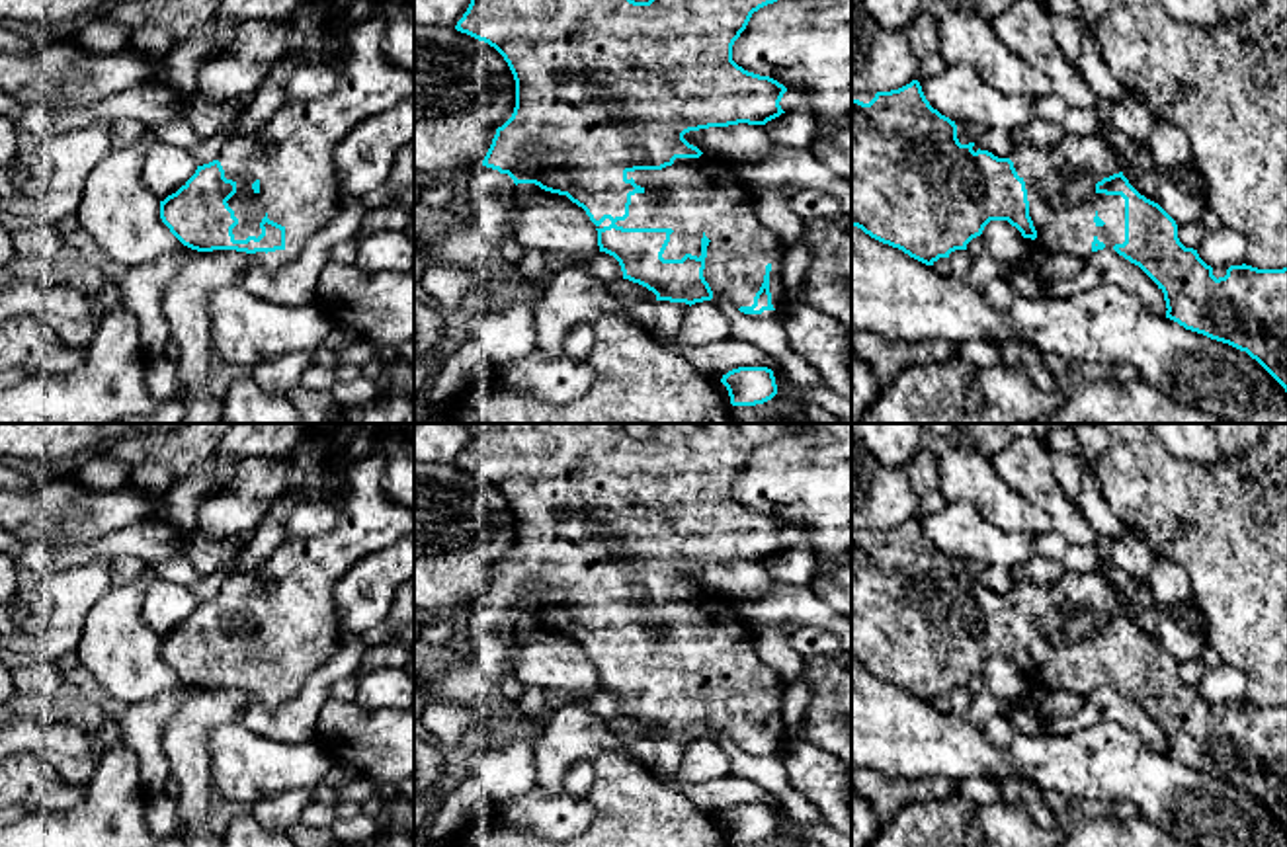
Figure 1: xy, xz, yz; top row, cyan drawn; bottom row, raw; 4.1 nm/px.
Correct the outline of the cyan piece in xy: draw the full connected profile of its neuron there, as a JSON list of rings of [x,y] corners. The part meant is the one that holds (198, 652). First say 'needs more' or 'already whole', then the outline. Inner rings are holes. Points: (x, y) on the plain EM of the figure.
needs more; [[[381,455],[355,463],[346,480],[350,498],[336,525],[312,539],[285,539],[260,570],[234,570],[217,595],[160,638],[160,656],[170,669],[197,689],[236,687],[262,706],[277,710],[334,654],[340,621],[334,603],[336,582],[359,560],[404,537],[414,537],[414,509],[389,500],[381,488]]]

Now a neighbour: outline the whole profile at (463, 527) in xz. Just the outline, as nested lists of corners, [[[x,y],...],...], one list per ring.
[[[414,463],[414,607],[441,617],[477,607],[514,544],[516,517],[494,484],[451,463]]]

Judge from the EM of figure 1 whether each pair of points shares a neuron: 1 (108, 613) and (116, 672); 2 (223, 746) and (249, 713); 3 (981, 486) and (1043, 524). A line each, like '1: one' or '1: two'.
1: one
2: two
3: one

